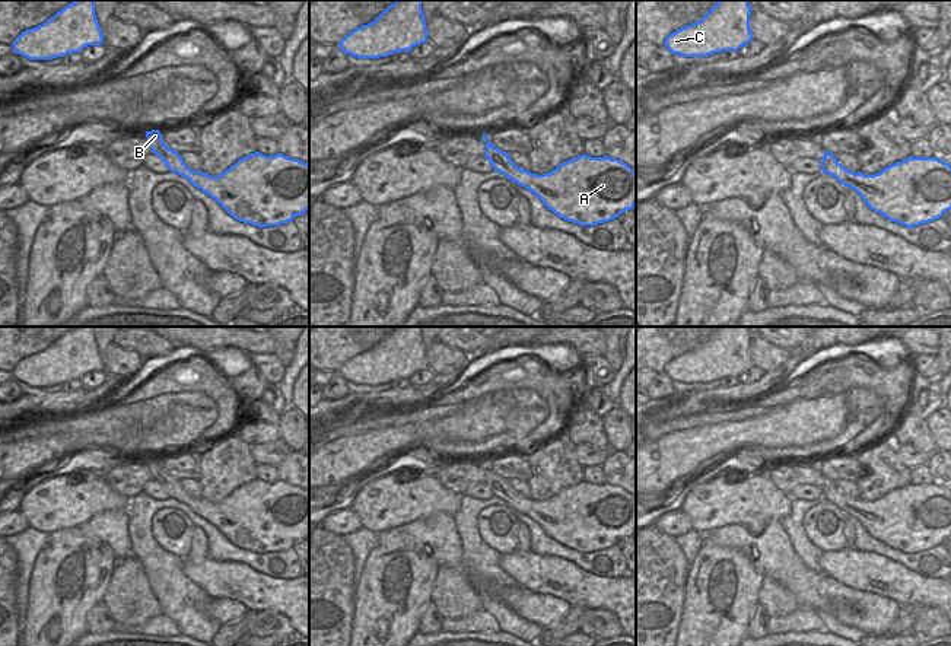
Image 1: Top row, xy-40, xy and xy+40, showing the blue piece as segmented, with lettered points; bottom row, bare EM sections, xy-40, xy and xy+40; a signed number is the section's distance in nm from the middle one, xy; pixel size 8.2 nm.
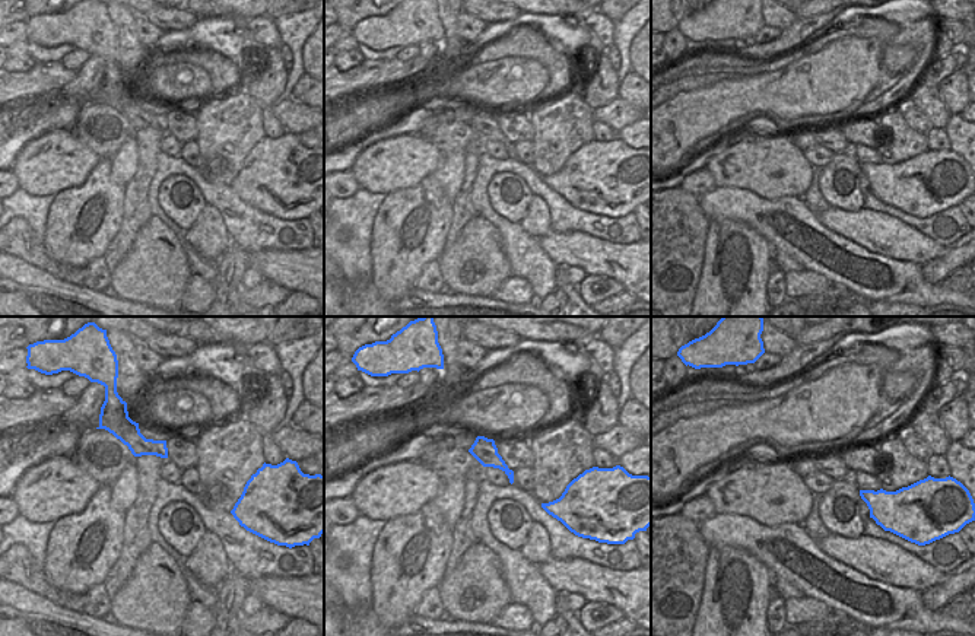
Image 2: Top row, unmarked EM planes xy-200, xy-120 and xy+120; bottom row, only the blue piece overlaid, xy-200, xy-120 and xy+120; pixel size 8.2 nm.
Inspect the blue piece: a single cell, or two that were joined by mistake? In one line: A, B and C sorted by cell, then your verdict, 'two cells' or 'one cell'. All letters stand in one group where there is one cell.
A B C | one cell

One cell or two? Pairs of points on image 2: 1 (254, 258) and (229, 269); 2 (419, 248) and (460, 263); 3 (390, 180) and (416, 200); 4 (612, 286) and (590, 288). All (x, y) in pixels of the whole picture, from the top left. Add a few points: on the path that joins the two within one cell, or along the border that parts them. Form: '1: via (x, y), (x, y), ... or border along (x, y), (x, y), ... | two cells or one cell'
1: border along (248, 253), (247, 266) | two cells
2: border along (445, 245), (437, 258) | two cells
3: border along (431, 174), (410, 187), (402, 187), (387, 194) | two cells
4: via (606, 286), (600, 285), (596, 288) | one cell

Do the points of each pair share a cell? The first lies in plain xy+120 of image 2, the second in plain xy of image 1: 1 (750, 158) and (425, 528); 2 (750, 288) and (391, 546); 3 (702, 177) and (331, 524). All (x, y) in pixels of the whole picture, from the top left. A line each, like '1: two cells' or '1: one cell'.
1: two cells
2: one cell
3: one cell

